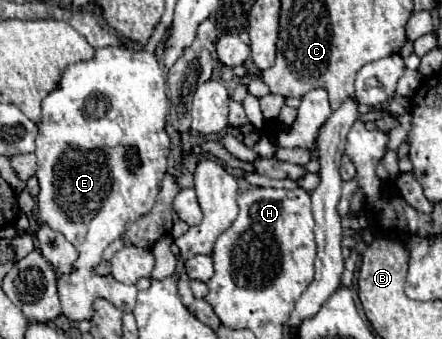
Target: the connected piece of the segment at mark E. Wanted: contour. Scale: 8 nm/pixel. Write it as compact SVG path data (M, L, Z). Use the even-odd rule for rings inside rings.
M149 41L145 49L127 47L103 47L95 49L95 57L67 65L57 89L43 99L43 119L39 123L37 149L39 159L39 223L47 223L51 229L61 231L79 251L75 271L59 277L61 313L71 321L83 321L93 317L91 303L99 297L111 301L125 313L135 309L137 287L115 281L111 275L97 277L93 267L101 263L105 247L125 233L129 221L149 213L157 193L161 189L163 175L167 173L169 135L165 133L165 117L169 111L169 99L165 95L165 77L155 57L155 41Z

